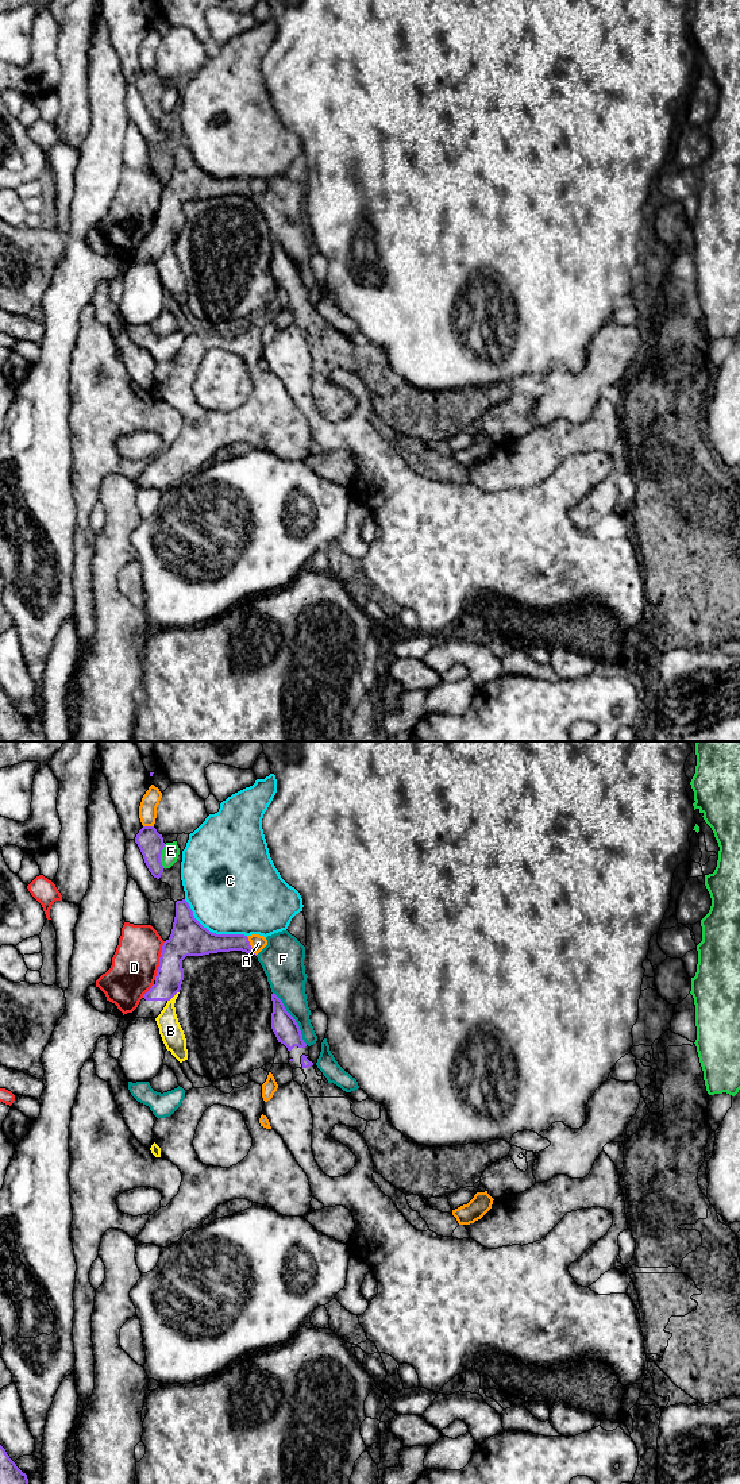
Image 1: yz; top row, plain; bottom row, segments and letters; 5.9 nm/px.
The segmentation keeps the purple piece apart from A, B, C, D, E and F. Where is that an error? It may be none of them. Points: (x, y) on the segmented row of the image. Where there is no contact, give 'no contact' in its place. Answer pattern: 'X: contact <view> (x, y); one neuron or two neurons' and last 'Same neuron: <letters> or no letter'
A: contact yz (250, 945); two neurons
B: contact yz (173, 995); two neurons
C: contact yz (211, 932); two neurons
D: contact yz (160, 960); two neurons
E: contact yz (160, 856); two neurons
F: contact yz (293, 1018); two neurons
Same neuron: no letter

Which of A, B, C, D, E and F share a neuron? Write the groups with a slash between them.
A B / C / D / E / F

